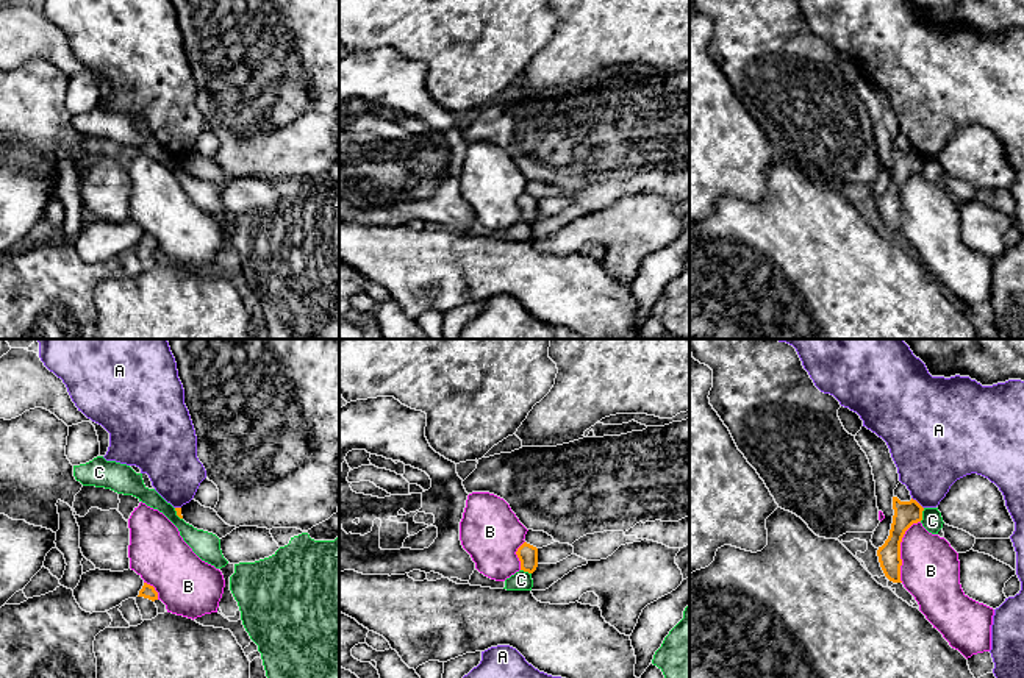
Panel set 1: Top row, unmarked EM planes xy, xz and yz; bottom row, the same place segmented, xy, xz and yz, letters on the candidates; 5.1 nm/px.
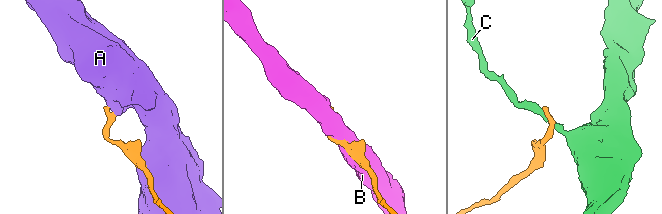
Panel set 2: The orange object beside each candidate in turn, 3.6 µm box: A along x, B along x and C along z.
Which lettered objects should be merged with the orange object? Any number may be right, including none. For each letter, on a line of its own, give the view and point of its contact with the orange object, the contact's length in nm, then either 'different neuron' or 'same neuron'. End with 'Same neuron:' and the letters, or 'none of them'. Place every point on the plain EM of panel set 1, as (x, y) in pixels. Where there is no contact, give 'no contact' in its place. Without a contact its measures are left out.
A: contact yz (918, 153); length 90 nm; different neuron
B: contact yz (899, 200); length 340 nm; different neuron
C: contact yz (921, 164); length 80 nm; different neuron
Same neuron: none of them

